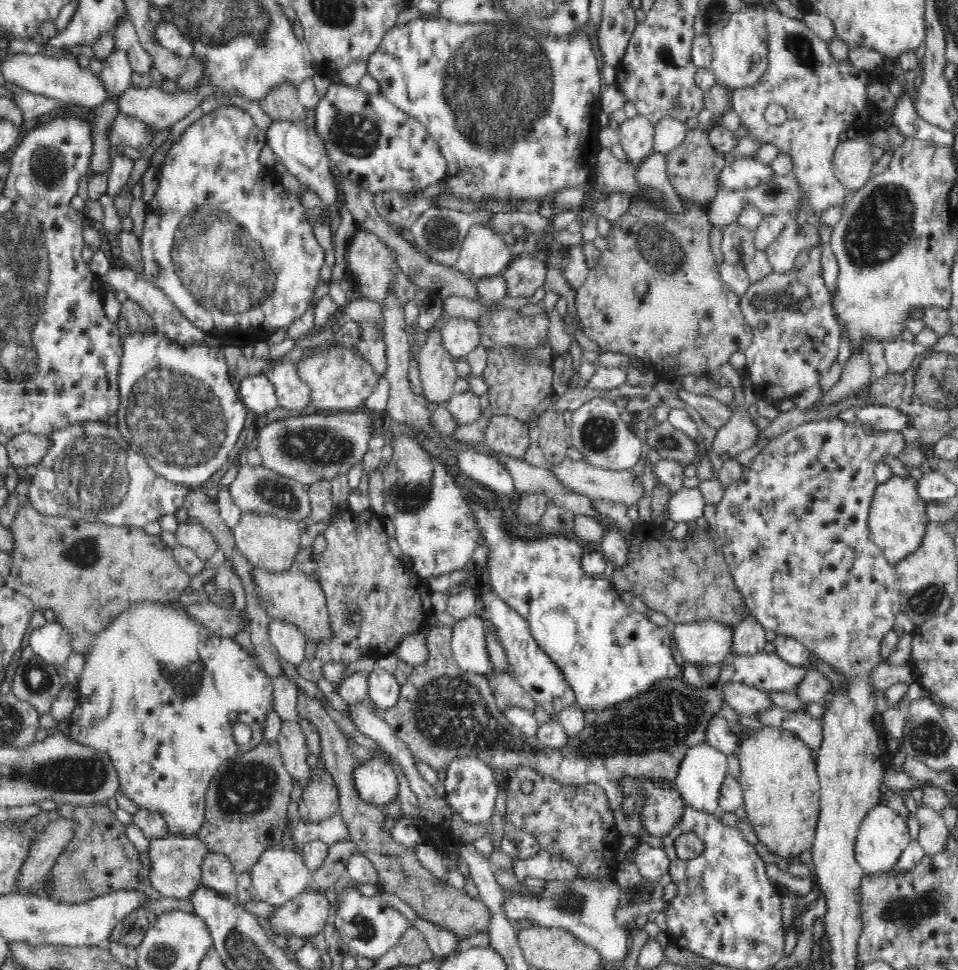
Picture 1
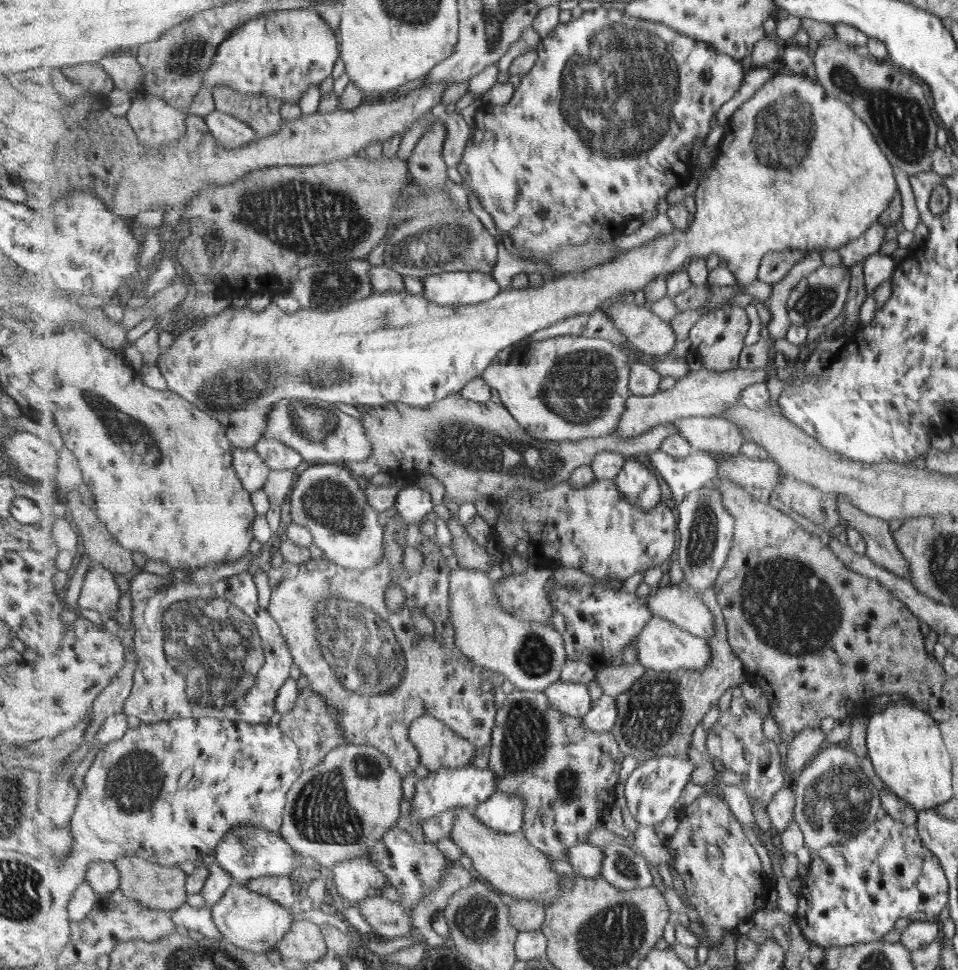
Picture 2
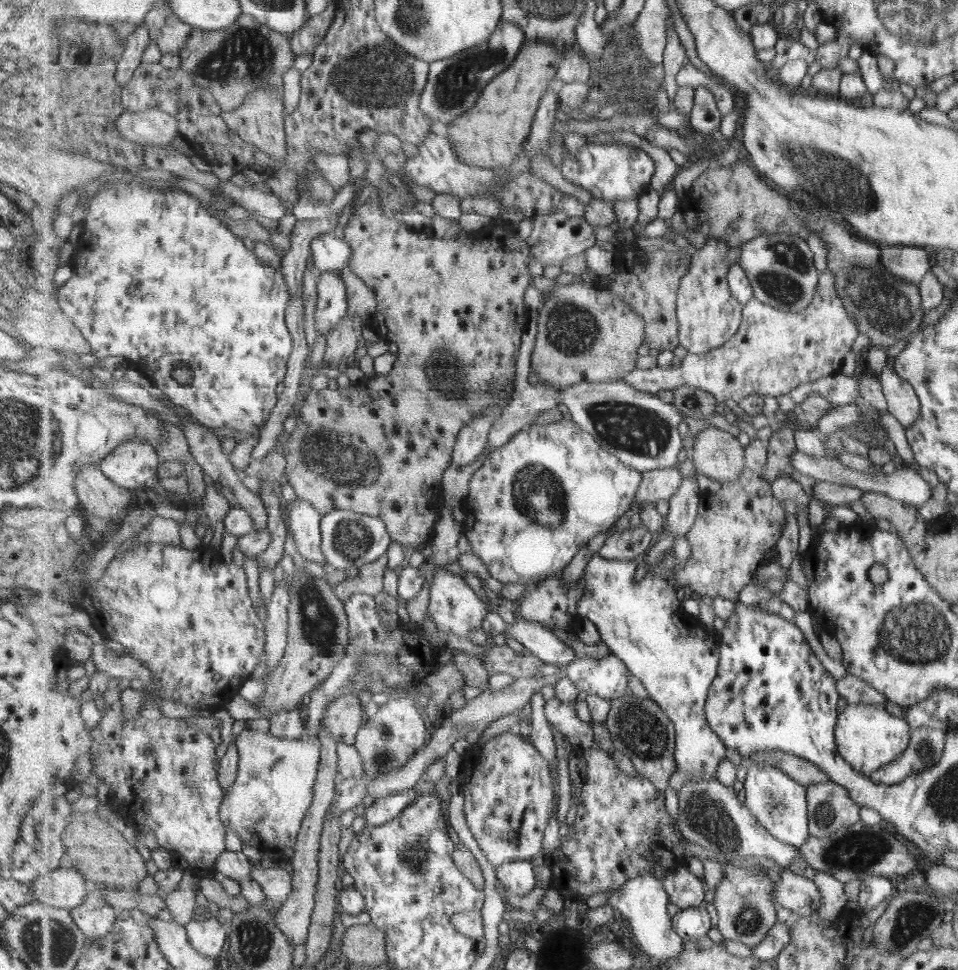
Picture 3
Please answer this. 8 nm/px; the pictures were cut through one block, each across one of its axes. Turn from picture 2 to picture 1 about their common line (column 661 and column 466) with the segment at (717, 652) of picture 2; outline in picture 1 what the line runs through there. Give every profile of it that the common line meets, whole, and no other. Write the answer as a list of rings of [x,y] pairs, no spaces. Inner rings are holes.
[[[440,624],[428,627],[426,648],[428,648],[426,660],[412,665],[407,681],[401,687],[397,703],[381,712],[384,720],[410,749],[416,762],[426,762],[435,771],[446,768],[452,760],[460,757],[479,758],[494,770],[507,771],[518,764],[519,766],[525,764],[540,772],[541,775],[552,776],[566,785],[579,786],[584,782],[600,785],[605,790],[611,808],[620,806],[621,786],[623,780],[628,777],[652,781],[662,787],[674,787],[676,774],[684,754],[688,748],[706,742],[706,726],[714,714],[721,712],[721,705],[725,701],[716,692],[714,685],[706,689],[698,689],[690,687],[679,676],[662,678],[650,690],[640,692],[628,700],[622,700],[614,706],[598,711],[596,720],[590,726],[584,726],[577,736],[569,737],[564,747],[550,748],[540,743],[536,736],[525,736],[503,715],[484,675],[466,672],[459,667],[451,649],[451,632],[448,628]]]

